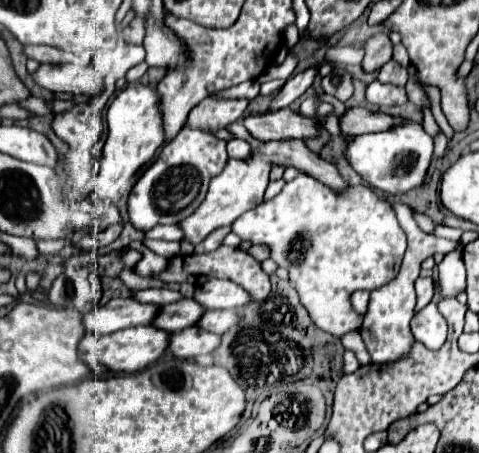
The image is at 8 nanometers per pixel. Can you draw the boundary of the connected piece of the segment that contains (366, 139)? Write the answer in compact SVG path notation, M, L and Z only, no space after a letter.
M409 120L395 130L361 134L347 146L347 158L361 178L371 186L387 194L403 194L423 184L427 168L433 156L433 138L421 128L421 124Z

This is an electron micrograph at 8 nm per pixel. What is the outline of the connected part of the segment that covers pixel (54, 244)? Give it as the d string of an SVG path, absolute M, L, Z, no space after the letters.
M37 240L37 250L41 254L57 254L67 246L69 244L65 240Z

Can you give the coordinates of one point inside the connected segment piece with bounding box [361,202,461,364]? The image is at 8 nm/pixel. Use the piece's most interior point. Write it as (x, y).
(385, 330)

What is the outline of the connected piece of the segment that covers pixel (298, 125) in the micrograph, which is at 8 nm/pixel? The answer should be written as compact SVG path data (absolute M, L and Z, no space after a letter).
M291 108L277 110L277 114L257 114L243 120L245 128L261 142L273 140L309 140L319 138L321 122L317 118L305 118Z

